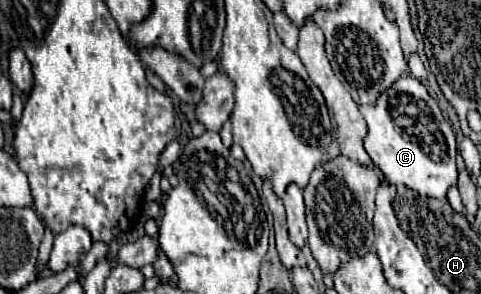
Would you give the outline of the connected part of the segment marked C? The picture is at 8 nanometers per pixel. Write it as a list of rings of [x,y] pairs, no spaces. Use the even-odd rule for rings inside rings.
[[[403,75],[375,105],[361,105],[359,109],[369,127],[365,149],[387,181],[391,185],[405,185],[421,197],[445,199],[449,187],[457,185],[455,133],[425,85],[411,75]],[[439,123],[445,127],[439,127]]]

